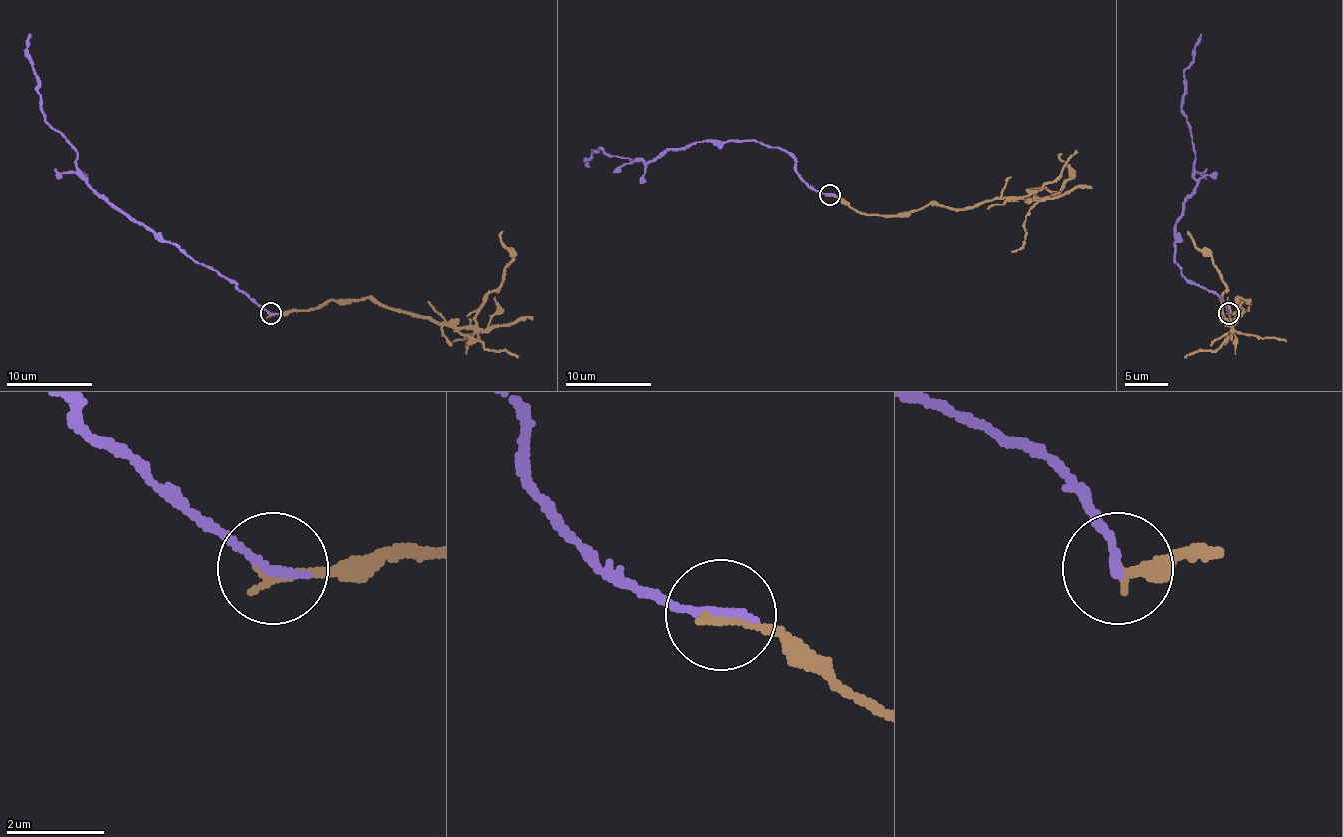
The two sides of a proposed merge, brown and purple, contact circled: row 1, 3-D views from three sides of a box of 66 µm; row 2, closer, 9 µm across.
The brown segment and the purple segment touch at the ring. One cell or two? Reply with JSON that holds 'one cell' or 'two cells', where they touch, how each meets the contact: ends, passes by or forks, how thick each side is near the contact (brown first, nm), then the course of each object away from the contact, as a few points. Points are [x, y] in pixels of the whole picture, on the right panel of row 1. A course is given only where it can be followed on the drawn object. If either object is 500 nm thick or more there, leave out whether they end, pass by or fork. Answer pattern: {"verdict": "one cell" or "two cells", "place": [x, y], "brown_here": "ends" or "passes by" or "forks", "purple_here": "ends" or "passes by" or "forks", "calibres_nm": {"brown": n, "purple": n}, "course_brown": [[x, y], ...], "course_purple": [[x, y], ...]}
{"verdict": "two cells", "place": [1228, 313], "brown_here": "ends", "purple_here": "ends", "calibres_nm": {"brown": 180, "purple": 240}, "course_brown": [[1230, 313], [1249, 301], [1239, 298], [1232, 326], [1217, 266], [1187, 232]], "course_purple": [[1228, 313], [1174, 262], [1176, 223], [1196, 182], [1196, 150], [1180, 109], [1200, 33]]}

